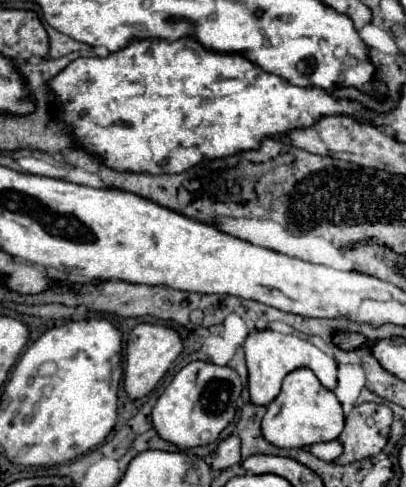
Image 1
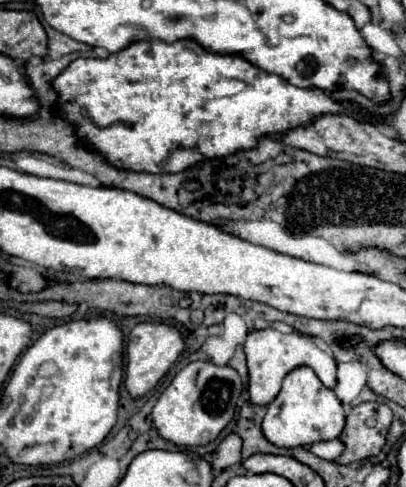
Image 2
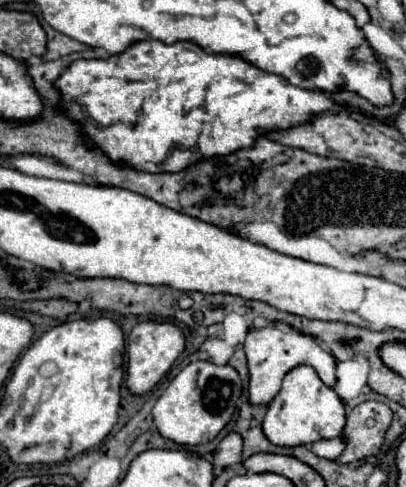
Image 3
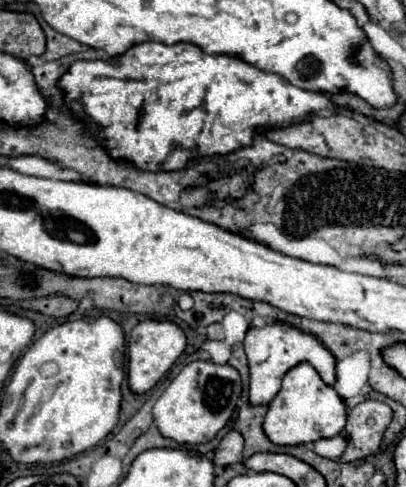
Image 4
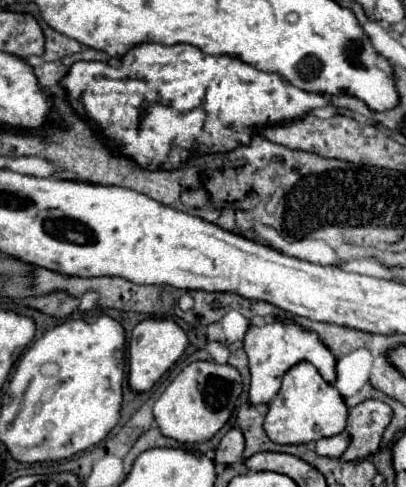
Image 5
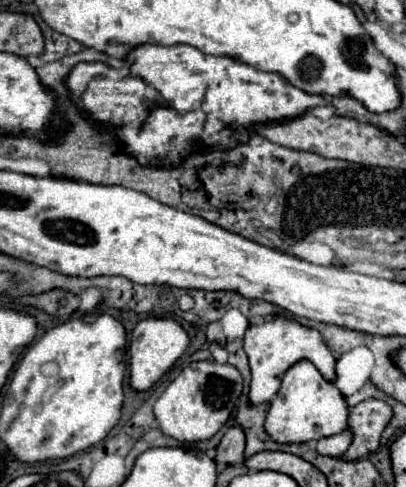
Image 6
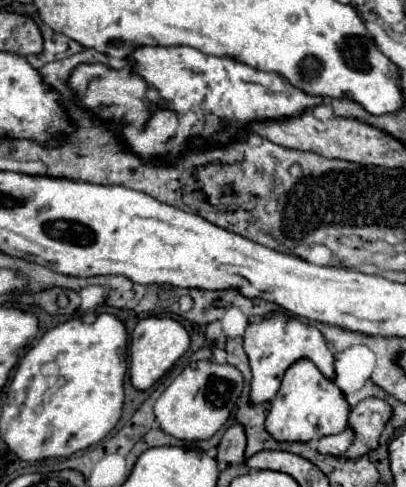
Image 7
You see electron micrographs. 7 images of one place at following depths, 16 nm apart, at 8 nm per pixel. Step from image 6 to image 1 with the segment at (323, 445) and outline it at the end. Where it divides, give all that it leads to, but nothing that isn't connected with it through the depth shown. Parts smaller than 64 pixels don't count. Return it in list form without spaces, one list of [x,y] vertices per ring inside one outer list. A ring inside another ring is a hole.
[[[330,440],[330,442],[318,442],[318,444],[312,444],[310,446],[310,452],[322,460],[328,460],[328,462],[334,462],[340,454],[342,454],[342,444],[338,440]]]

